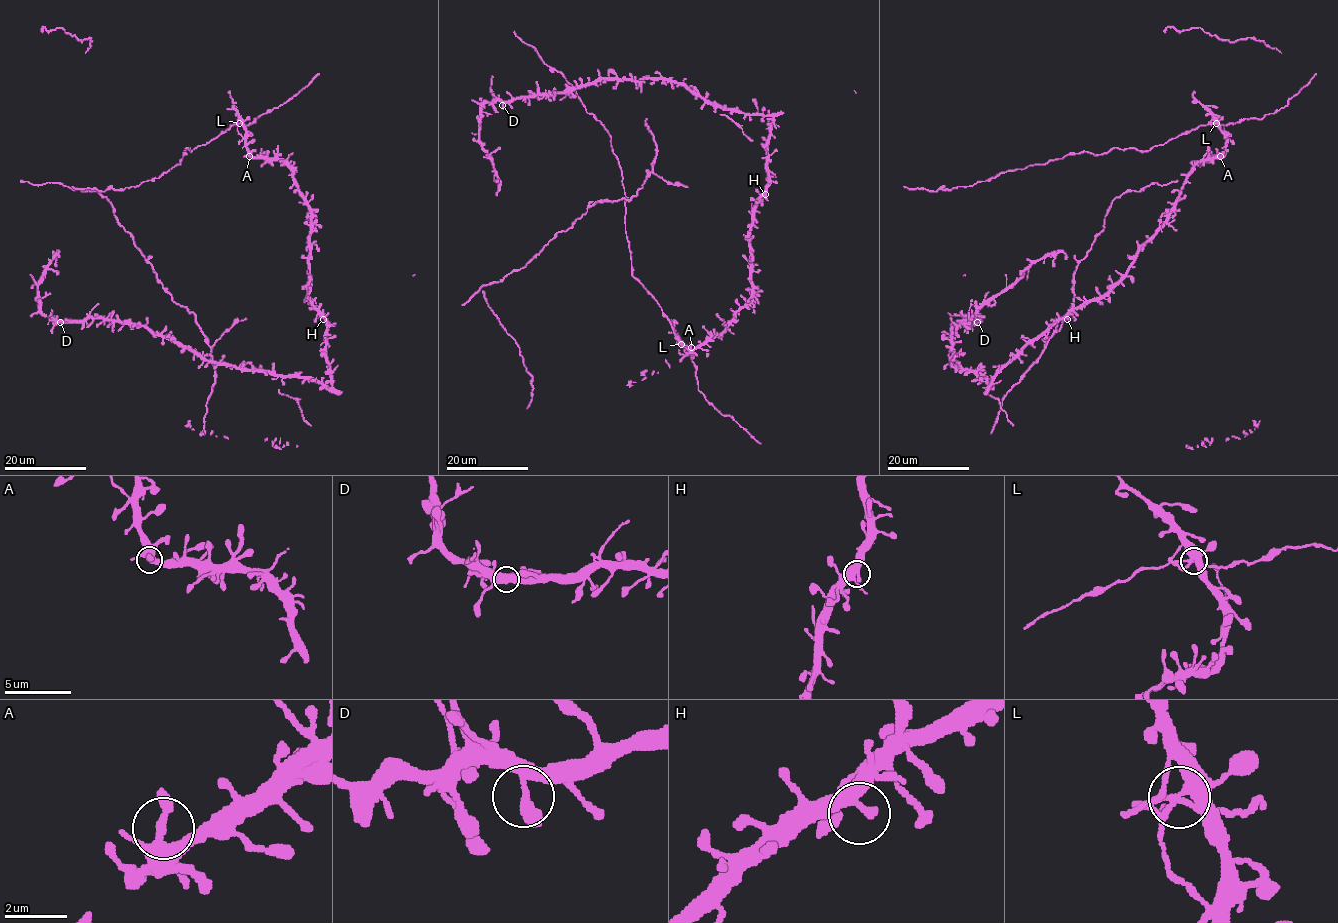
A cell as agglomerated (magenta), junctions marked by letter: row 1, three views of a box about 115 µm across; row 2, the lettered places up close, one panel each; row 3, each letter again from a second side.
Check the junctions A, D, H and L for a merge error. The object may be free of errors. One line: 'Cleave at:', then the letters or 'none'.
Cleave at: none

